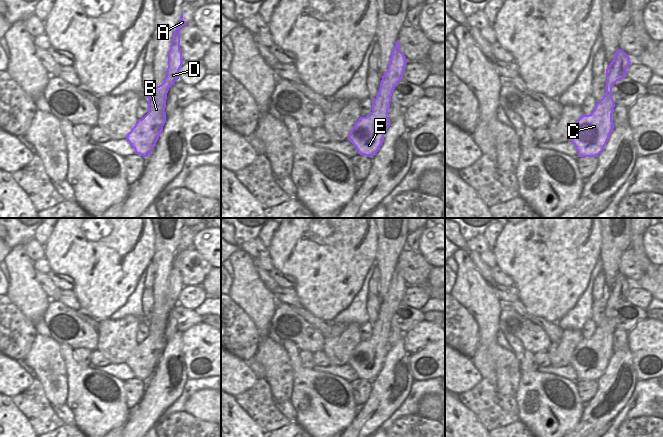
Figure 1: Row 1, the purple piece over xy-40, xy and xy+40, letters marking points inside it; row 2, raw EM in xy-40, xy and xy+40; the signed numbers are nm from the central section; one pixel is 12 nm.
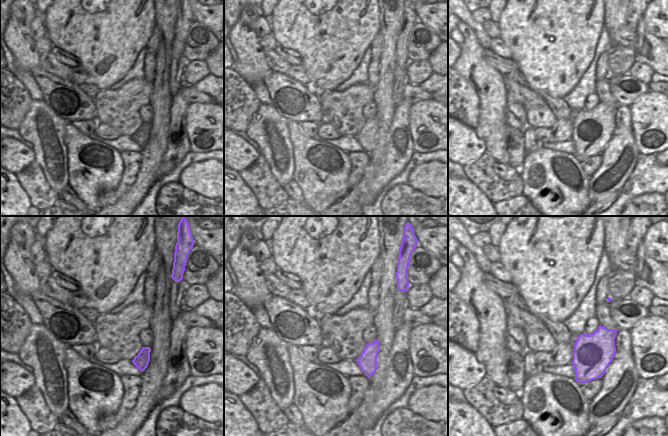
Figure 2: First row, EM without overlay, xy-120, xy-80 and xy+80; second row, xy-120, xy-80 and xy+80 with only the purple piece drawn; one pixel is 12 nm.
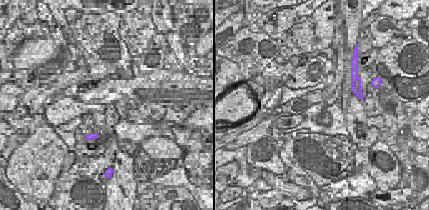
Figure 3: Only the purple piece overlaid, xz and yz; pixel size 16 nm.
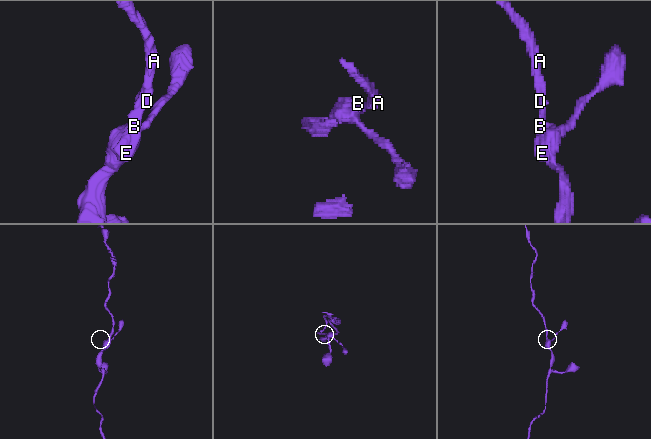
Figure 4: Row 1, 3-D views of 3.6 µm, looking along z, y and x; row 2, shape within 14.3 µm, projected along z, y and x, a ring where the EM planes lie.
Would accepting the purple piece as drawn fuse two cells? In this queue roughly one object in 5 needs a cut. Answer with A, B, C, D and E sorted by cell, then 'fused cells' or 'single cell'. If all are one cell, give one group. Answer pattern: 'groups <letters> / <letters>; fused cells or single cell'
groups A B C D E; single cell

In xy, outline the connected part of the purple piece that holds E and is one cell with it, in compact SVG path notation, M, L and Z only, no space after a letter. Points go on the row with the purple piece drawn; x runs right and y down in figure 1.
M397 40L391 53L387 71L382 76L379 92L372 99L371 114L360 117L348 136L348 140L356 147L358 154L372 157L380 149L384 135L390 125L388 110L392 92L403 78L407 62Z

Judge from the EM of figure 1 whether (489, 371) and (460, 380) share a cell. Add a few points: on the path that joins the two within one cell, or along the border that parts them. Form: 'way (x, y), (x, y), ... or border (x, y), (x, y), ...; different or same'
border (471, 359), (482, 377); different

